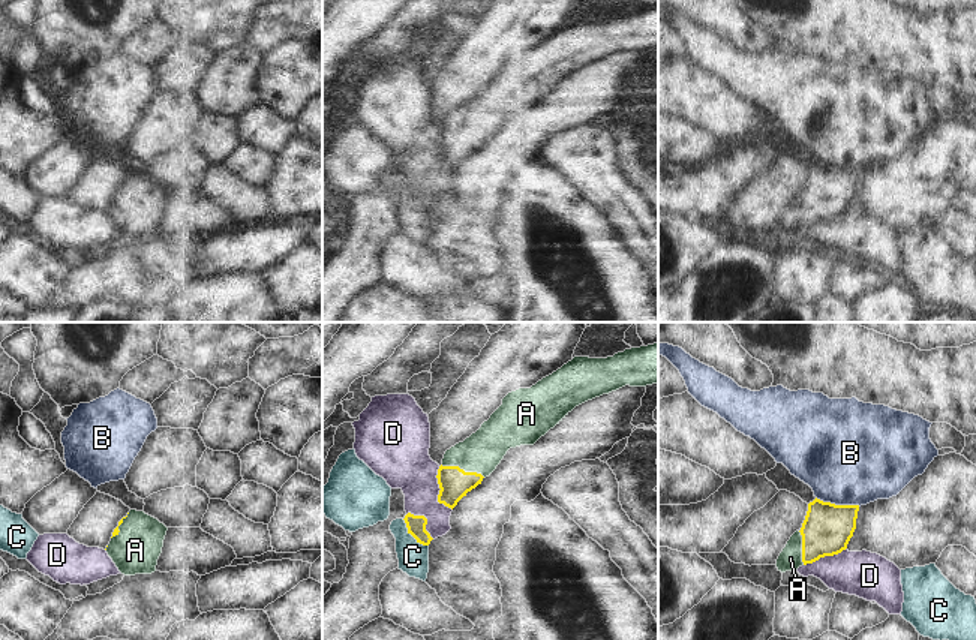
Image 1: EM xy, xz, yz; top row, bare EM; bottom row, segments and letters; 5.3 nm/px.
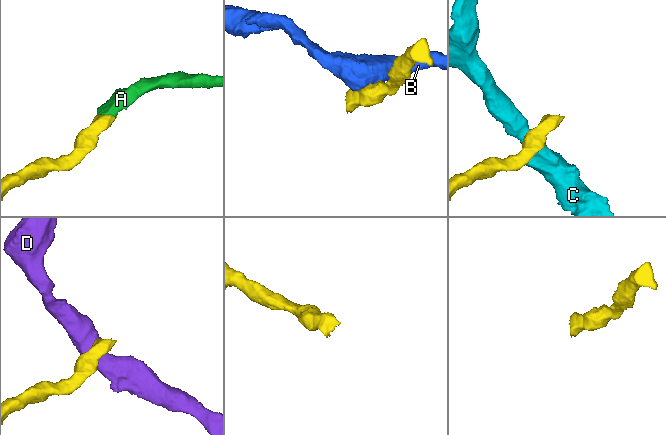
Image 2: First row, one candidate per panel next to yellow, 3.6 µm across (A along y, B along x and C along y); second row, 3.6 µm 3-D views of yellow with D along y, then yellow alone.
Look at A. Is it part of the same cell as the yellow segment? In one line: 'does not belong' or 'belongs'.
belongs

